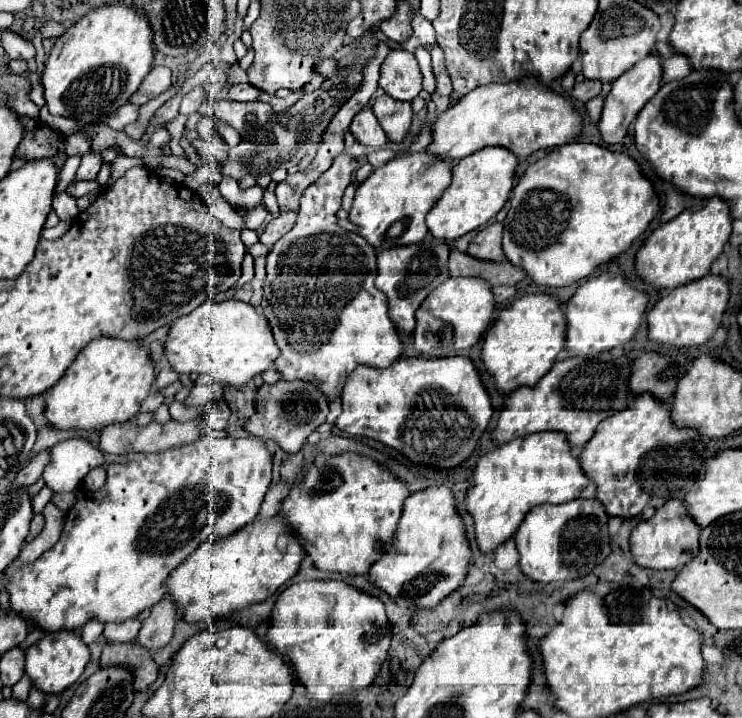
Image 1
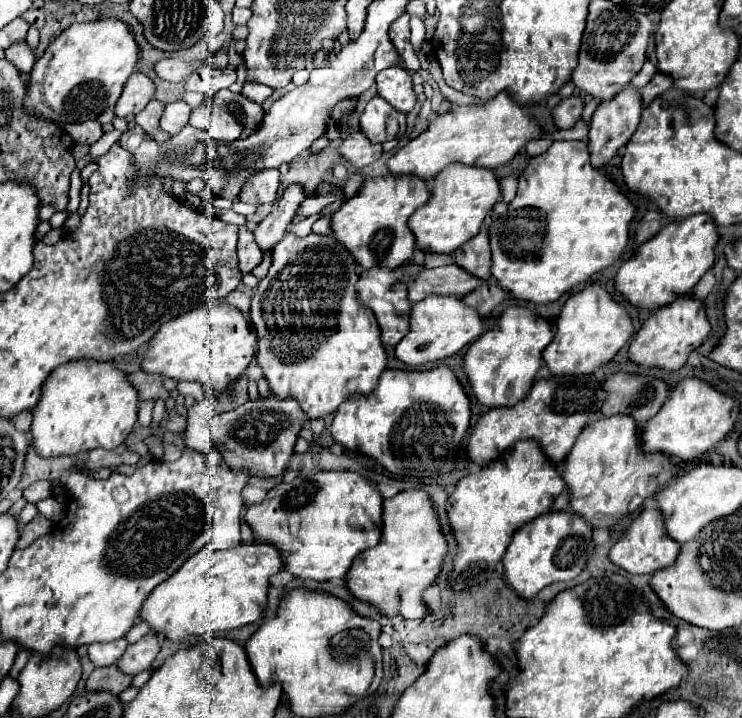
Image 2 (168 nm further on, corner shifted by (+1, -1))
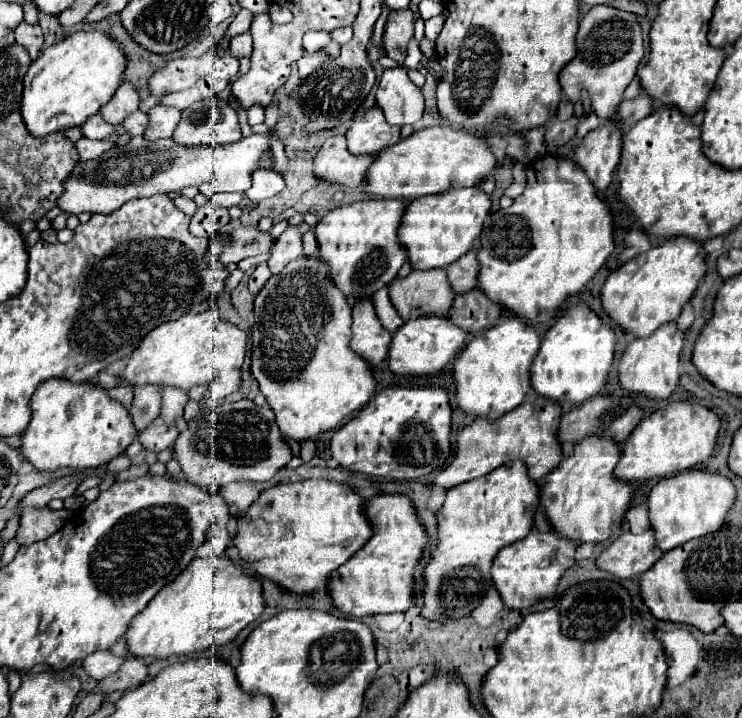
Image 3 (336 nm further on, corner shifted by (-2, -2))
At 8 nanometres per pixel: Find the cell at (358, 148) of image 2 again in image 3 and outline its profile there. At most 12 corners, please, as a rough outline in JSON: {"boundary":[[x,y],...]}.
{"boundary":[[345,135],[329,137],[313,173],[357,187],[375,155],[353,155]]}

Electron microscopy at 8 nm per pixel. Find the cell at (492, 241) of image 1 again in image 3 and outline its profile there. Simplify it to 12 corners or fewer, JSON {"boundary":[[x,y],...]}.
{"boundary":[[477,249],[447,267],[457,293],[477,287]]}

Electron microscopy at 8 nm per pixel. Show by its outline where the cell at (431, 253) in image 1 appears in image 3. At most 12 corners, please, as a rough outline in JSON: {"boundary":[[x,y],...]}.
{"boundary":[[371,297],[353,307],[351,349],[373,367],[389,353],[391,333]]}

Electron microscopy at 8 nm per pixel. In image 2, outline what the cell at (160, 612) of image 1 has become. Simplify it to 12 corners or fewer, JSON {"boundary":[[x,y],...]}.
{"boundary":[[156,634],[128,646],[116,666],[136,676],[160,652]]}

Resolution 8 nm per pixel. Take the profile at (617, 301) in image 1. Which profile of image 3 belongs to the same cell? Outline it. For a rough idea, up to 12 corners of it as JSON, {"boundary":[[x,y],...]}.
{"boundary":[[583,303],[547,331],[531,367],[559,403],[597,395],[613,327]]}

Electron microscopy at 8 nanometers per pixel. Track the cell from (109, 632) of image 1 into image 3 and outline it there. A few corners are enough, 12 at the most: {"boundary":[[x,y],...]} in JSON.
{"boundary":[[95,651],[83,659],[85,671],[97,681],[113,675],[123,657]]}

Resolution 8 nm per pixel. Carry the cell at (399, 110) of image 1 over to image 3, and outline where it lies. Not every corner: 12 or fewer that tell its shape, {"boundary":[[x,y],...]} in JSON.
{"boundary":[[371,107],[345,133],[355,155],[379,153],[401,139],[381,107]]}

